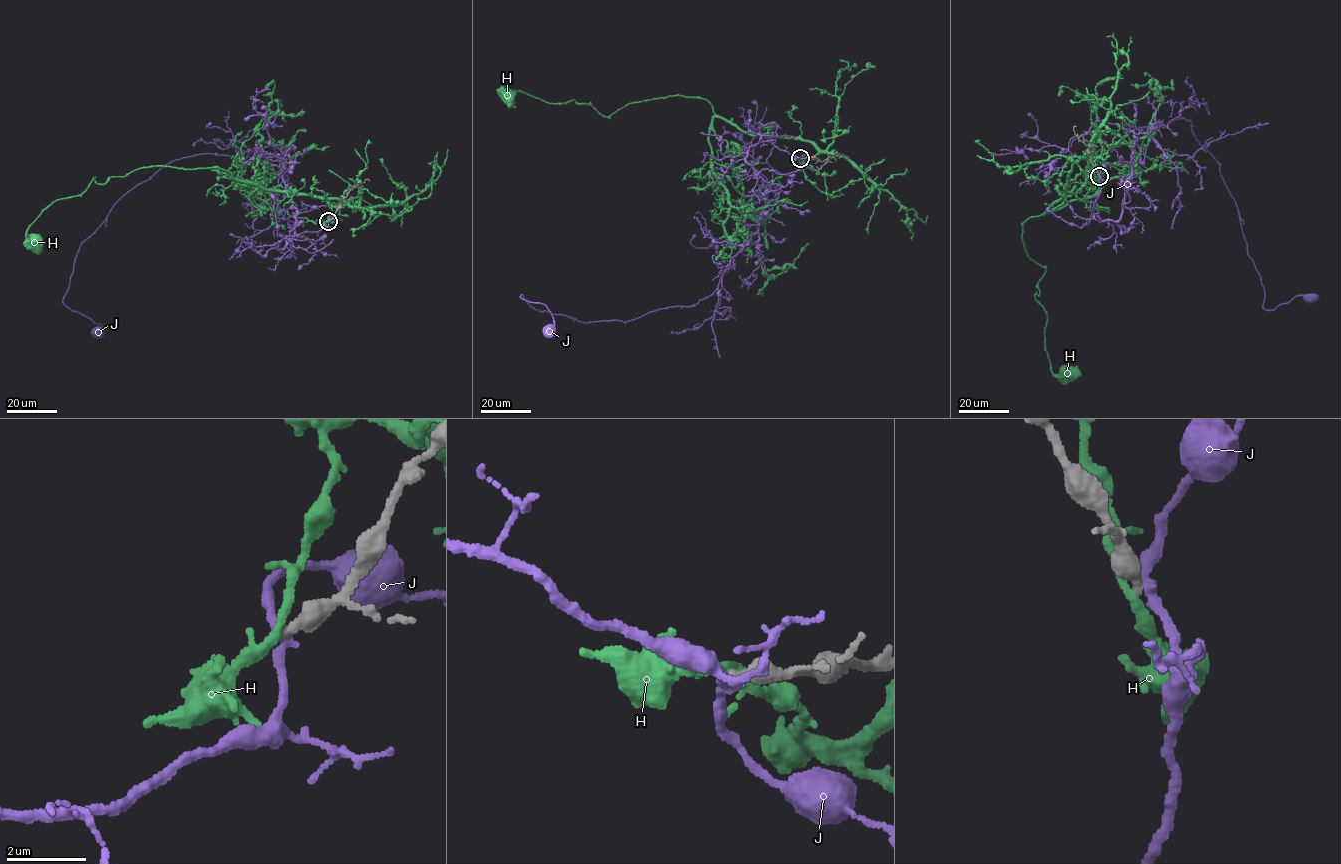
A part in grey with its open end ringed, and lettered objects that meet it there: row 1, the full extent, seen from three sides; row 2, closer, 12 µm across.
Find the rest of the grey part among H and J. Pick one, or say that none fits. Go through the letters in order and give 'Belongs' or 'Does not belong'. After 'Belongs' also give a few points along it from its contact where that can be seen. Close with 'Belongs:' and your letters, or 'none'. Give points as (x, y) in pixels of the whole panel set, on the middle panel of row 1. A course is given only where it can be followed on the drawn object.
H: Does not belong
J: Does not belong
Belongs: none

